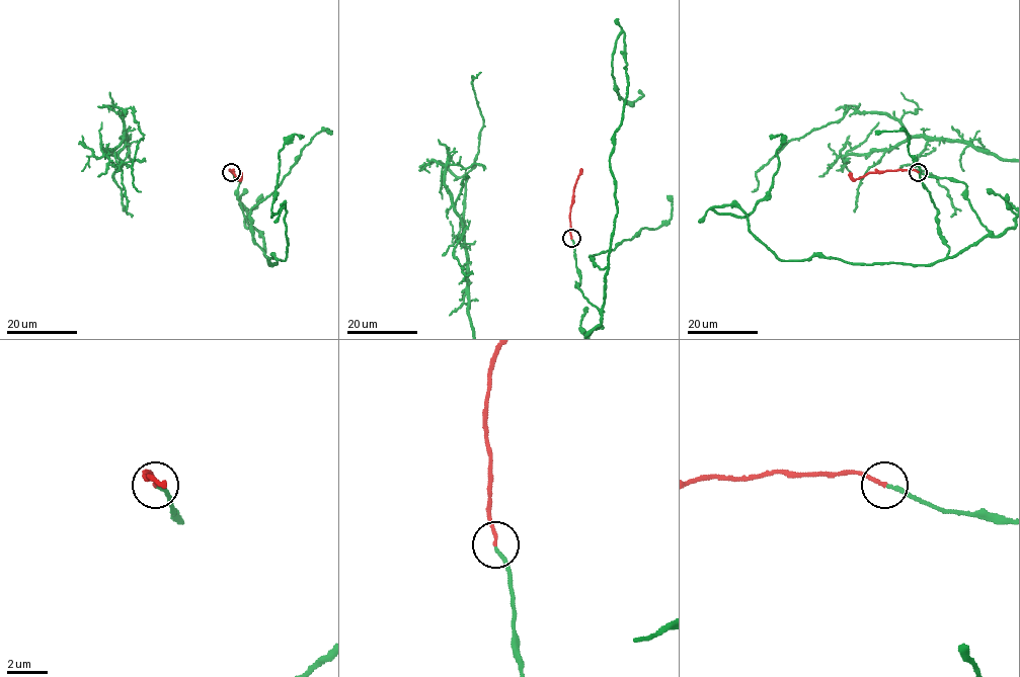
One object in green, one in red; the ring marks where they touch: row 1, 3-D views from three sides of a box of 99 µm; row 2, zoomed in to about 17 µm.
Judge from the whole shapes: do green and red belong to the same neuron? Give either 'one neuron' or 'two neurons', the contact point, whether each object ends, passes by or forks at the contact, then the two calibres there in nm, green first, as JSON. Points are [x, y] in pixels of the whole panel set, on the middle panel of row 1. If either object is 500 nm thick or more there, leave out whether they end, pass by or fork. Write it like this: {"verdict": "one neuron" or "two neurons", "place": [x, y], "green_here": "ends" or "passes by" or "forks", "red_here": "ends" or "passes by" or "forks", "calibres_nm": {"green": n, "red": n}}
{"verdict": "one neuron", "place": [571, 238], "green_here": "ends", "red_here": "ends", "calibres_nm": {"green": 170, "red": 160}}

